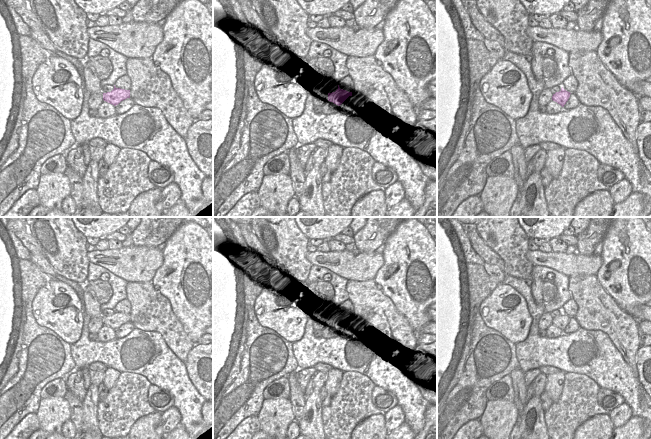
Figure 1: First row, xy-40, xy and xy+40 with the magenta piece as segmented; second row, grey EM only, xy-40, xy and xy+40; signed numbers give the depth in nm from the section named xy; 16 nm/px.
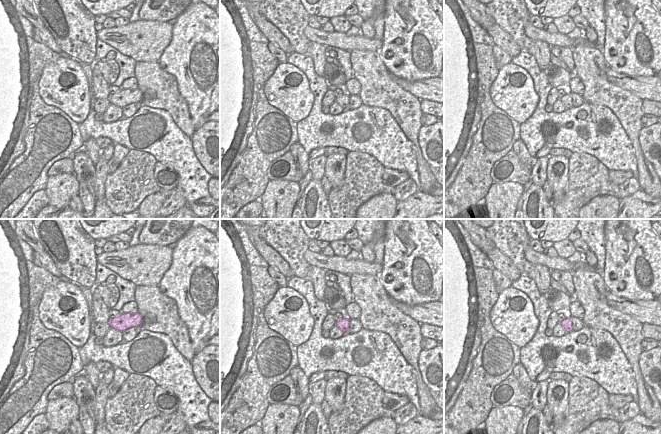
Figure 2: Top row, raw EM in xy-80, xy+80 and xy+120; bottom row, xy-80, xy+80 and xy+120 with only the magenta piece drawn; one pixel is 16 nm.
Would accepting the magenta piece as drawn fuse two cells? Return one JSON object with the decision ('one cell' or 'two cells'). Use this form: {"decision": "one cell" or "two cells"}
{"decision": "two cells"}

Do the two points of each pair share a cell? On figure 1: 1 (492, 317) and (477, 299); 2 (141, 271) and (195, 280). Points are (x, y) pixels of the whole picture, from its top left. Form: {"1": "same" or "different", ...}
{"1": "different", "2": "different"}

